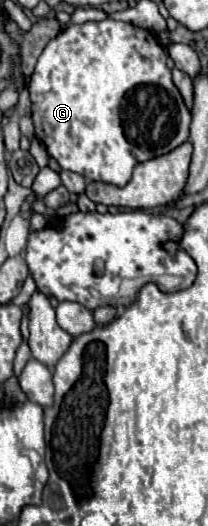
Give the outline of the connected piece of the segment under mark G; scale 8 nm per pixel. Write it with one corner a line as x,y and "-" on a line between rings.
112,18
68,24
54,40
50,40
50,44
46,44
30,78
36,138
44,142
48,154
58,160
60,168
82,174
86,182
98,180
114,186
128,184
138,162
168,154
190,136
190,112
172,82
166,60
168,54
158,36
134,24

